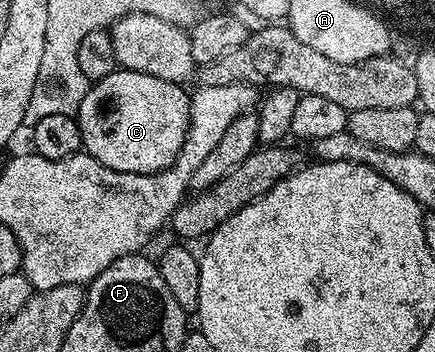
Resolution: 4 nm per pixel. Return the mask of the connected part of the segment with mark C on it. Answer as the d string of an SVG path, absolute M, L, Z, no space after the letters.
M117 69L88 86L77 118L86 154L114 171L148 175L175 163L191 124L191 97L186 86L173 81Z

